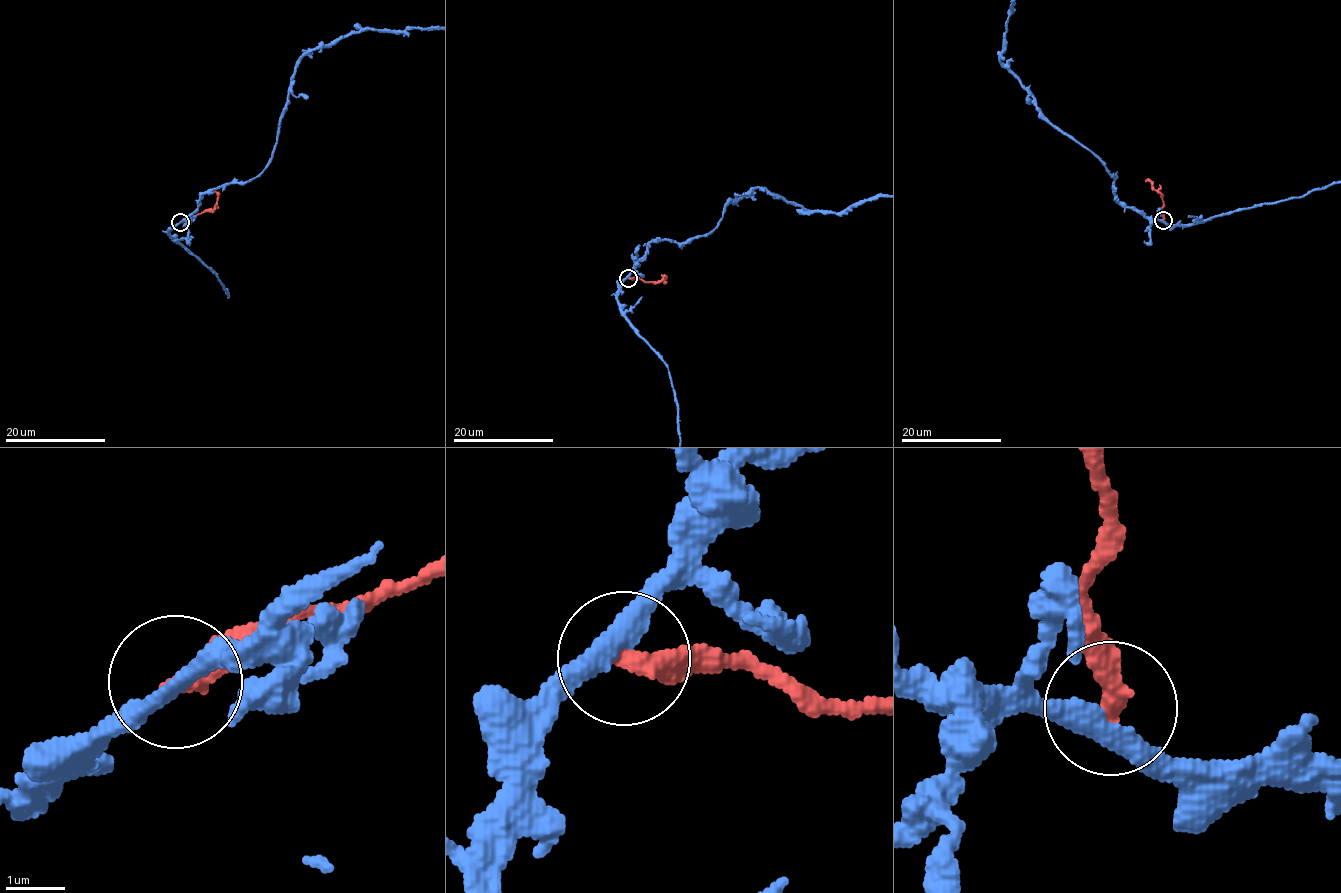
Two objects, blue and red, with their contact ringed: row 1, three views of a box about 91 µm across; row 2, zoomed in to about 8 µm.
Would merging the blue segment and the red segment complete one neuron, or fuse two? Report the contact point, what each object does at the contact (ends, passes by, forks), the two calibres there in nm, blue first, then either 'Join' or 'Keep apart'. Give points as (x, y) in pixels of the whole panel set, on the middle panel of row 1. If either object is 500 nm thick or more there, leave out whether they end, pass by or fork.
Place: (628, 278). At the ring blue passes by. At the ring red ends. Thickness 320 nm (blue) against 360 nm. Keep apart

